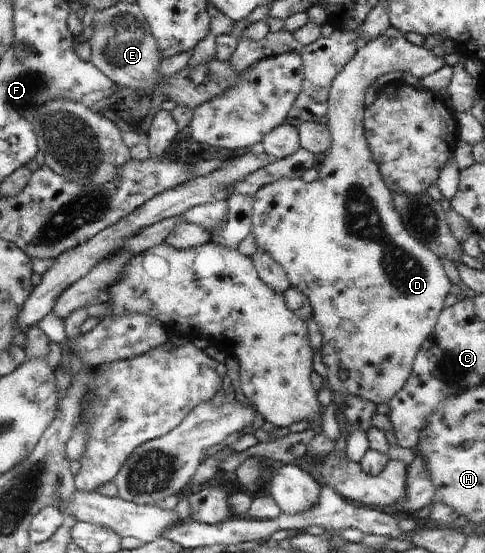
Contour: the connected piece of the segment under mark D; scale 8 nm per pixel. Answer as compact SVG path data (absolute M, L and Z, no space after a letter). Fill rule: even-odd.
M389 28L379 39L358 48L358 53L335 78L328 100L328 126L332 135L331 149L321 157L317 167L319 176L313 182L301 178L282 179L269 184L254 195L252 232L258 241L258 249L268 251L284 268L292 287L301 290L311 302L314 319L323 335L321 354L328 367L328 385L336 390L338 409L335 419L341 436L334 451L346 454L346 439L342 427L349 421L344 415L351 396L361 396L372 401L388 404L394 395L408 383L414 371L414 361L438 324L447 295L455 290L443 263L428 246L423 245L406 228L401 214L394 204L394 194L383 179L378 162L374 160L364 128L366 113L365 93L385 74L403 72L425 79L445 66L445 61L435 57L431 50L414 46L405 39L402 31ZM345 323L353 323L356 330L345 329Z

